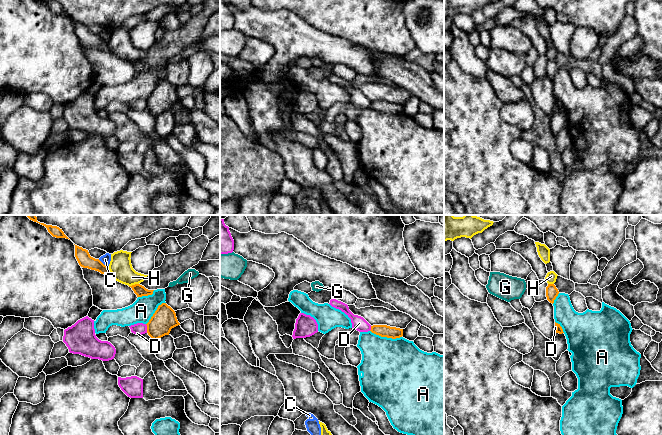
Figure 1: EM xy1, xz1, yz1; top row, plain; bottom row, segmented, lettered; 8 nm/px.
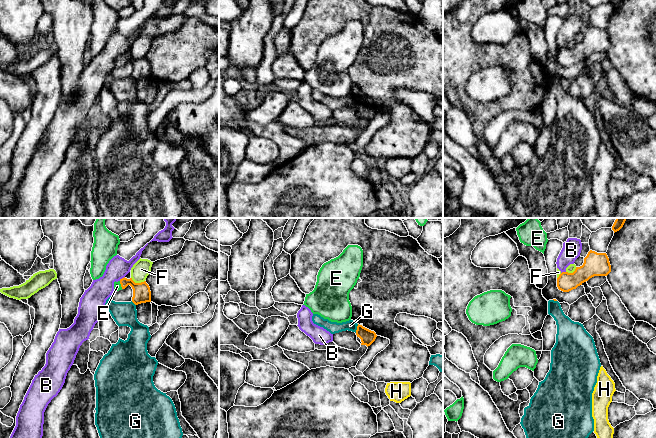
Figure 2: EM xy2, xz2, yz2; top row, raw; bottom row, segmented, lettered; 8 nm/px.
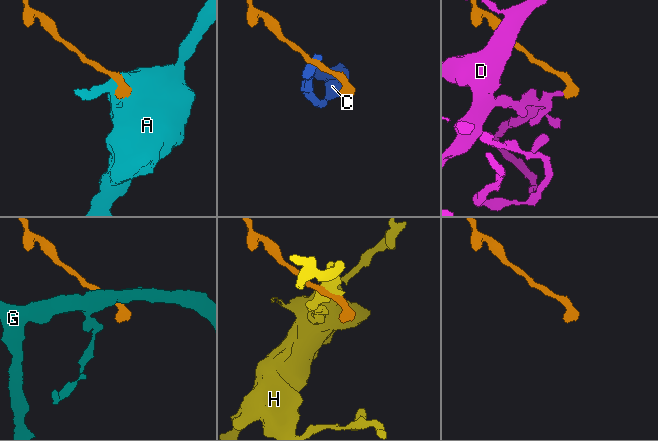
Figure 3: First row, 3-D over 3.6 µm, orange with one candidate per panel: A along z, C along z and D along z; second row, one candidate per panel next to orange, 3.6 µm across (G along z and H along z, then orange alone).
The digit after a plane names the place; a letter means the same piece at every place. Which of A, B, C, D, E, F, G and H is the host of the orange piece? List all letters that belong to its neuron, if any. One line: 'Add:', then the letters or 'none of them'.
Add: E

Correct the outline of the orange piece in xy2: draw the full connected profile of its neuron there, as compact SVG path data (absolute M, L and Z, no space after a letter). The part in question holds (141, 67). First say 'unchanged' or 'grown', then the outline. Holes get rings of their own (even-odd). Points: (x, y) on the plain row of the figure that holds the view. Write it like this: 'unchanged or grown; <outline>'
grown; M124 53L118 58L114 58L114 67L125 65L128 61L130 61L133 65L132 78L135 81L151 78L151 67L146 57L135 59L132 54L127 55Z

